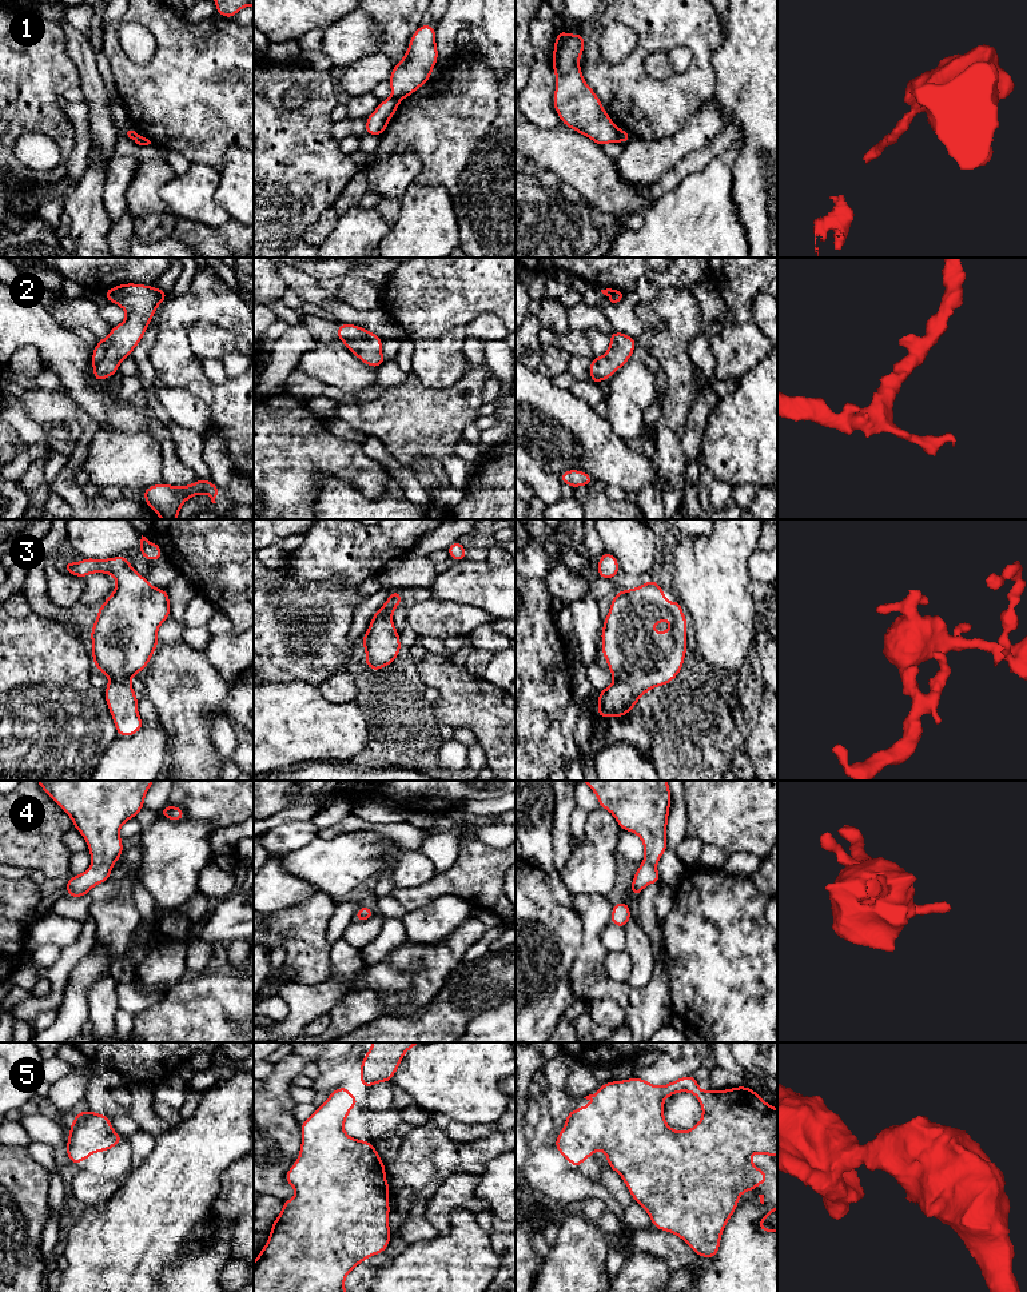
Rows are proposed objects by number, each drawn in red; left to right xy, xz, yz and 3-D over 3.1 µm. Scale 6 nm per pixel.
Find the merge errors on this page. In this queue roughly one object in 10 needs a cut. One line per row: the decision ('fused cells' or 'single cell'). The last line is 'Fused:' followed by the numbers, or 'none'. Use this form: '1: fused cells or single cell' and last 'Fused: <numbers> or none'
1: fused cells
2: single cell
3: single cell
4: single cell
5: single cell
Fused: 1

